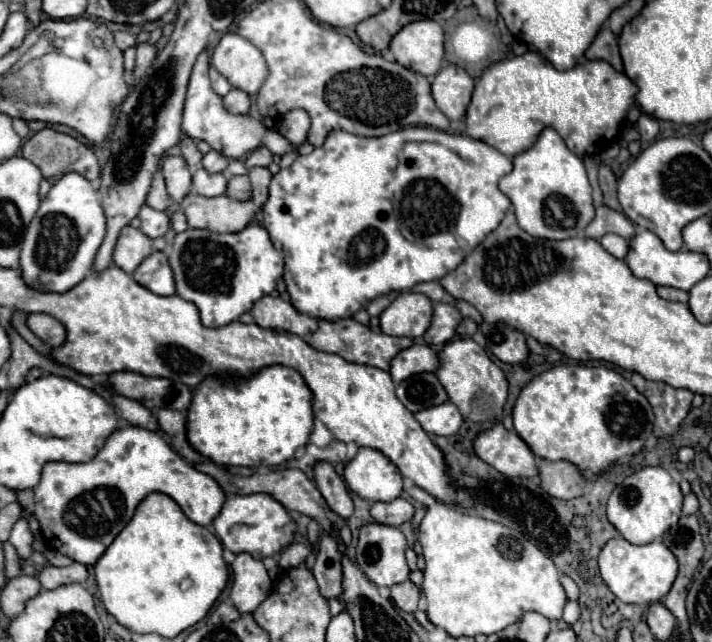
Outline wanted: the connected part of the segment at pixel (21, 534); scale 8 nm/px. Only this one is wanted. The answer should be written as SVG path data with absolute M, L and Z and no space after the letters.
M19 517L19 521L13 525L9 541L13 543L13 547L17 549L17 553L19 553L21 559L31 557L31 553L33 553L33 549L31 549L33 535L31 535L31 529L29 529L29 523L27 523L25 517Z

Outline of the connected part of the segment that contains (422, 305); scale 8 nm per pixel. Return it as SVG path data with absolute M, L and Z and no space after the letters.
M401 293L383 313L381 313L381 329L387 335L395 337L421 337L433 317L433 301L423 293Z

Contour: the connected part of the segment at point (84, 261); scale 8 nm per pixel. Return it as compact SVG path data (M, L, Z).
M79 173L63 175L41 201L21 243L21 277L35 291L67 293L81 283L105 237L105 213L93 185Z

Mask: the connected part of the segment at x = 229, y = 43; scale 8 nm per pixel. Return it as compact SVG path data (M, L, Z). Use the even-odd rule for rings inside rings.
M237 33L221 37L213 51L211 65L231 83L231 87L249 95L257 95L267 79L267 65L261 51Z

